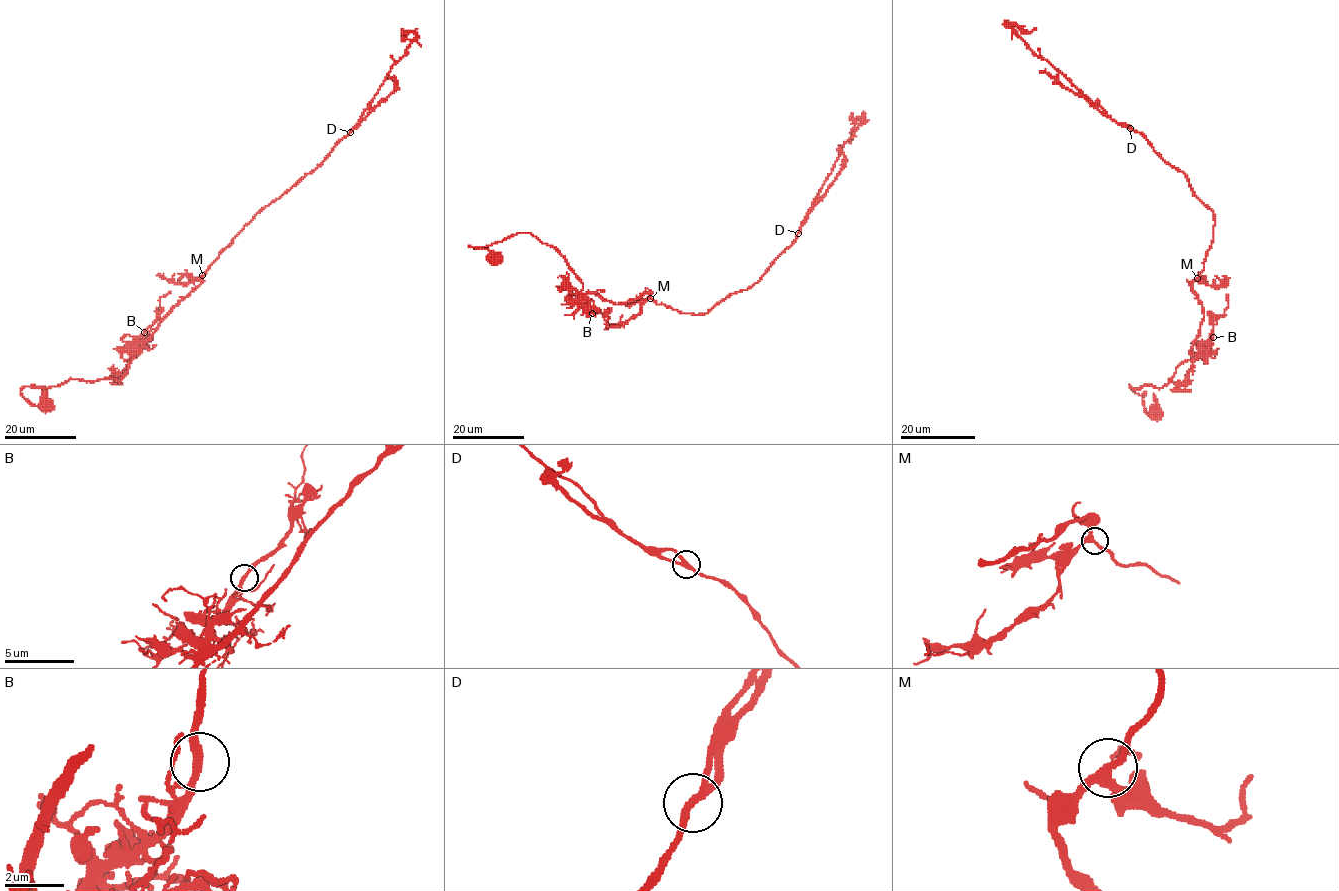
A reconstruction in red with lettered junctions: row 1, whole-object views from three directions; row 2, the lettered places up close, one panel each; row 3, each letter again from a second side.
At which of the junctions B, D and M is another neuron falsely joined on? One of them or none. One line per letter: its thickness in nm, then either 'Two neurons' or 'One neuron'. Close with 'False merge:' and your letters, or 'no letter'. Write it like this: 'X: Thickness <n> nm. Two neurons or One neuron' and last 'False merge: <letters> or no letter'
B: Thickness 220 nm. One neuron
D: Thickness 240 nm. Two neurons
M: Thickness 240 nm. One neuron
False merge: D

